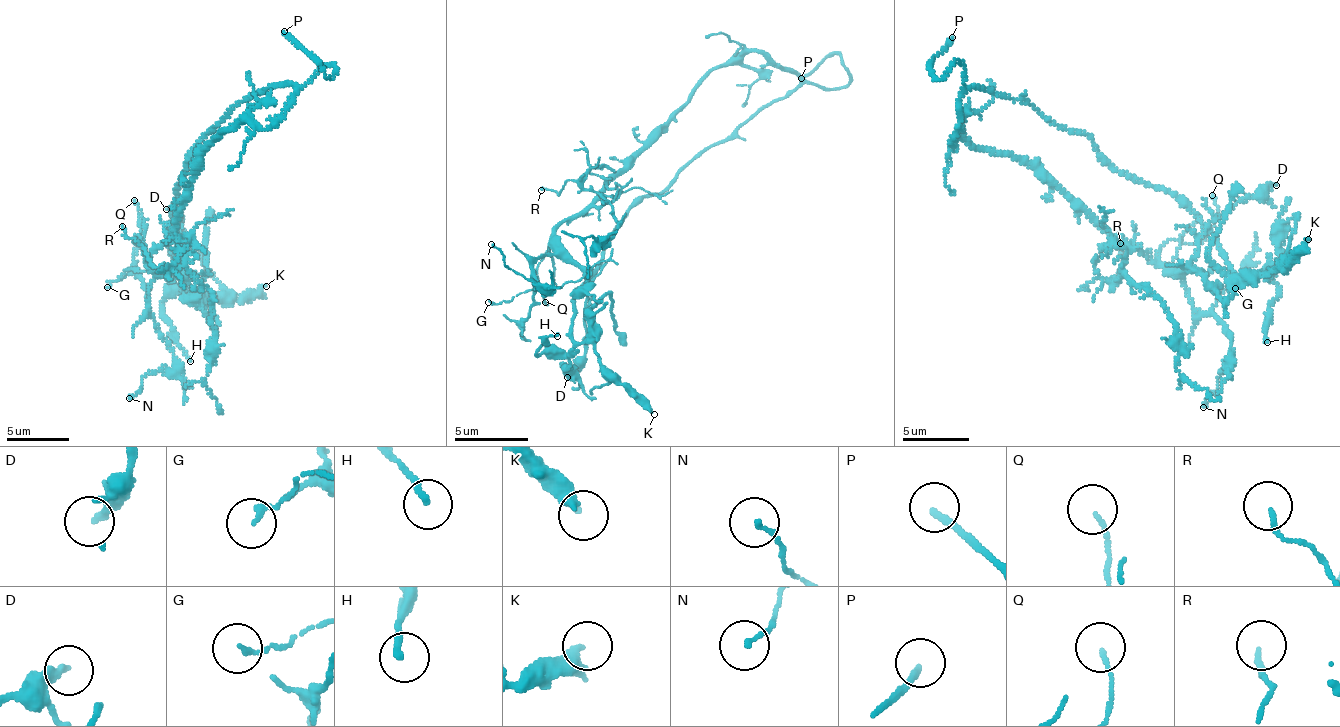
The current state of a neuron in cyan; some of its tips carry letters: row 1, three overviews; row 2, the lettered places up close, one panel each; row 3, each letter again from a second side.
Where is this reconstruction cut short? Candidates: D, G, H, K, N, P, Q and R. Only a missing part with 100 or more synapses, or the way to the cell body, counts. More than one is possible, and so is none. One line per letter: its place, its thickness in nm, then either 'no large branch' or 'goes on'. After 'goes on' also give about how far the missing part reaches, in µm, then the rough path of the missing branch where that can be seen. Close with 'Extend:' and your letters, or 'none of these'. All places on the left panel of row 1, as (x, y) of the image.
D: place (166, 209); calibre 240 nm; no large branch
G: place (107, 287); calibre 180 nm; no large branch
H: place (190, 361); calibre 200 nm; no large branch
K: place (266, 286); calibre 360 nm; no large branch
N: place (129, 398); calibre 130 nm; no large branch
P: place (284, 31); calibre 190 nm; goes on; missing 35 µm
Q: place (134, 200); calibre 110 nm; no large branch
R: place (122, 226); calibre 130 nm; no large branch
Extend: P

